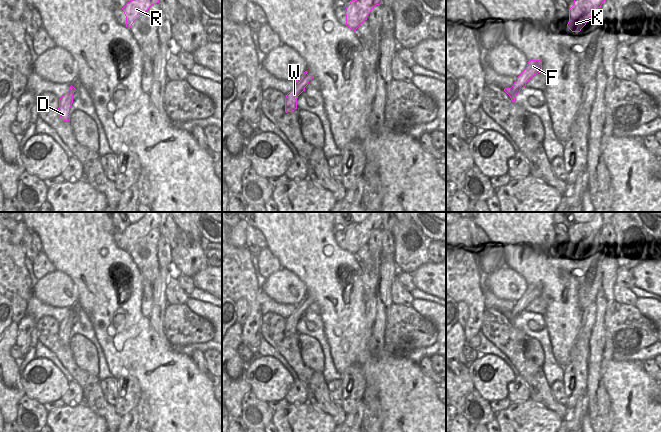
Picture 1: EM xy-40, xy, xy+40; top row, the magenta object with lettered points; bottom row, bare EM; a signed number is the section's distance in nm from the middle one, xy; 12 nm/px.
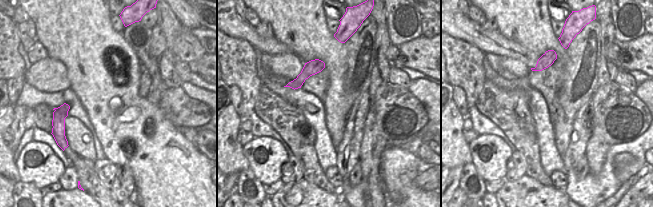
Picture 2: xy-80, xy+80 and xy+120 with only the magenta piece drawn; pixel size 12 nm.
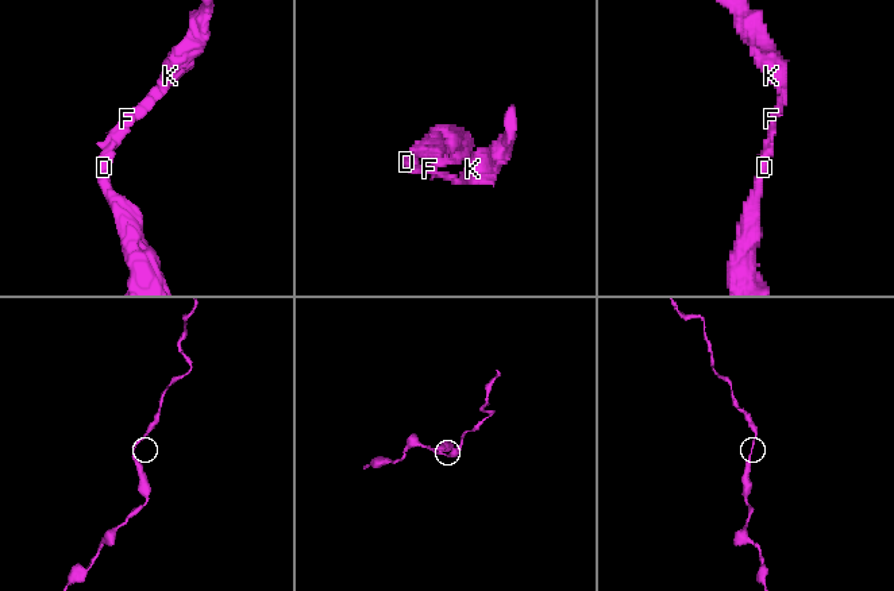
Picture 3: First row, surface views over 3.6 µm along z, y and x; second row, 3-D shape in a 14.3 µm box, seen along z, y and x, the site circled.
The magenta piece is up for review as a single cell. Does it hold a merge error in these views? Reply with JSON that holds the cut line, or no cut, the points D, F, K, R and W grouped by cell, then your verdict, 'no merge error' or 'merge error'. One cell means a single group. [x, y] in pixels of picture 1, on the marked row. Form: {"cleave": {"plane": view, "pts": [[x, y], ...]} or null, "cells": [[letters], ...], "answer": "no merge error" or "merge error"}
{"cleave": null, "cells": [["D", "F", "K", "R", "W"]], "answer": "no merge error"}

